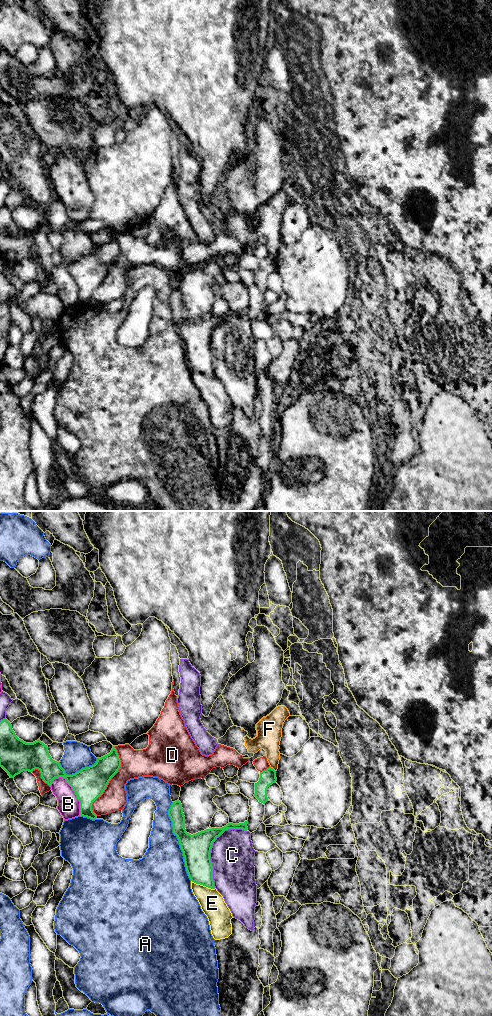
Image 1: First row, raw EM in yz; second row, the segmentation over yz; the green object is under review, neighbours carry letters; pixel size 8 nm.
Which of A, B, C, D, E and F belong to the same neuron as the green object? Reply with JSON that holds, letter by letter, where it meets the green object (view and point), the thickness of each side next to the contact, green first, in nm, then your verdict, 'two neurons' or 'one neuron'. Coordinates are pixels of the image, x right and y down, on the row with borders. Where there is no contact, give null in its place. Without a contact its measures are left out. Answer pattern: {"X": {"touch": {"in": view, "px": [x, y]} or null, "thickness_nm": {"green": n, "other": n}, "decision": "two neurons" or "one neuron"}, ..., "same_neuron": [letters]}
{"A": {"touch": {"in": "yz", "px": [179, 841]}, "thickness_nm": {"green": 240, "other": 360}, "decision": "two neurons"}, "B": {"touch": {"in": "yz", "px": [74, 791]}, "thickness_nm": {"green": 260, "other": 180}, "decision": "two neurons"}, "C": {"touch": {"in": "yz", "px": [211, 847]}, "thickness_nm": {"green": 240, "other": 360}, "decision": "two neurons"}, "D": {"touch": {"in": "yz", "px": [109, 780]}, "thickness_nm": {"green": 260, "other": 220}, "decision": "two neurons"}, "E": {"touch": {"in": "yz", "px": [203, 885]}, "thickness_nm": {"green": 220, "other": 200}, "decision": "two neurons"}, "F": {"touch": {"in": "yz", "px": [273, 769]}, "thickness_nm": {"green": 130, "other": 180}, "decision": "two neurons"}, "same_neuron": []}

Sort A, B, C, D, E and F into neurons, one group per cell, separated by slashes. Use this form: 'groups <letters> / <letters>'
groups A / B / C / D / E / F

